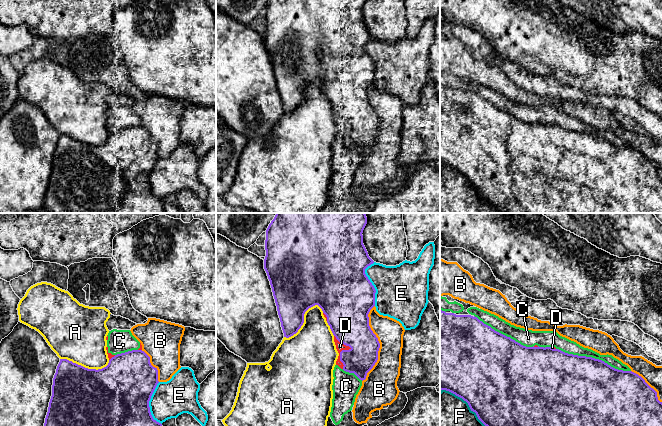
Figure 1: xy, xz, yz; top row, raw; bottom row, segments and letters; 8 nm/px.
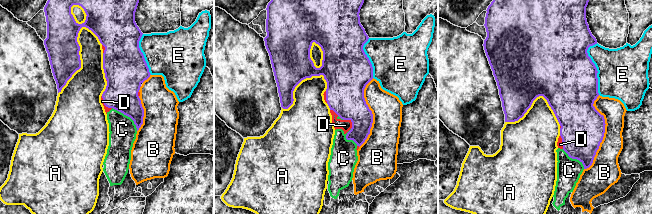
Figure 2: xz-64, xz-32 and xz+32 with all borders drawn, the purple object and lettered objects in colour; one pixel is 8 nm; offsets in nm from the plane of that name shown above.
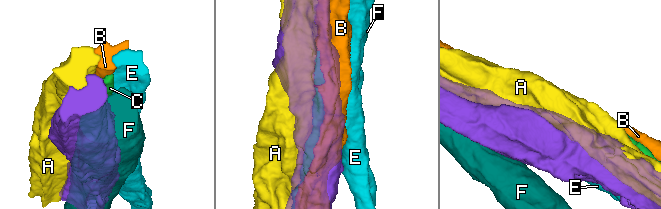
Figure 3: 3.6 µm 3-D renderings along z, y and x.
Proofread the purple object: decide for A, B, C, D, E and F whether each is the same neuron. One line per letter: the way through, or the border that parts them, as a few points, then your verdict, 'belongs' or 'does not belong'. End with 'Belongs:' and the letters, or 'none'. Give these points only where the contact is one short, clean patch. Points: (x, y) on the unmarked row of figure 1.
A: does not belong
B: does not belong
C: does not belong
D: belongs
E: does not belong
F: does not belong
Belongs: D

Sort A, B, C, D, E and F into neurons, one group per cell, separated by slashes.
A / B / C / D / E / F

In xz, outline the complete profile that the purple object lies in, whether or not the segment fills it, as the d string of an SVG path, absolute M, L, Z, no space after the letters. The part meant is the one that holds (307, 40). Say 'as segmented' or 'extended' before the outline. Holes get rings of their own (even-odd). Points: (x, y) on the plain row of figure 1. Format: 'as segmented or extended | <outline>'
extended | M269 0L266 6L266 32L264 35L264 45L270 57L284 113L289 114L296 110L304 99L305 88L309 84L318 81L322 85L323 91L326 94L326 97L334 111L334 118L339 129L336 141L346 148L354 149L362 157L366 155L367 149L377 138L378 127L380 124L378 114L369 102L368 90L375 82L376 66L365 50L365 45L374 39L374 37L369 33L368 28L363 20L362 9L365 2L366 0Z

